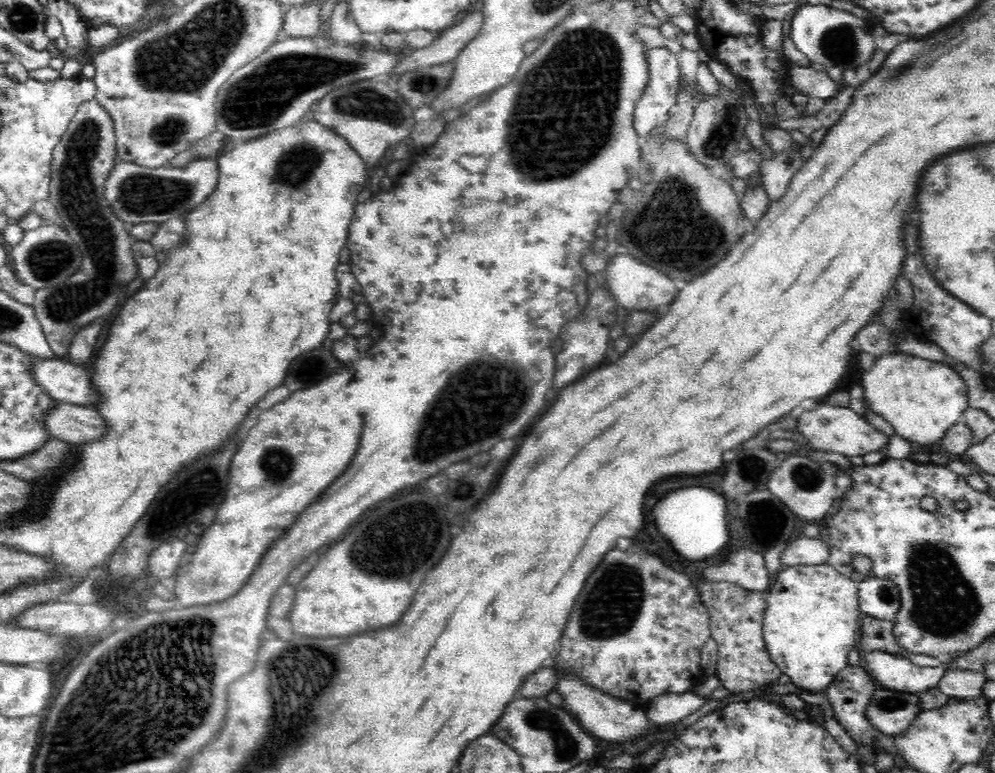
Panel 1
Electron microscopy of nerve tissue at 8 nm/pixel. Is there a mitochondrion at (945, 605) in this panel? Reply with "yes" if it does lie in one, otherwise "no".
yes

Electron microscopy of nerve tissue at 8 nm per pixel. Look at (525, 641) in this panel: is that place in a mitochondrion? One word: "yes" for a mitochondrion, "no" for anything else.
no

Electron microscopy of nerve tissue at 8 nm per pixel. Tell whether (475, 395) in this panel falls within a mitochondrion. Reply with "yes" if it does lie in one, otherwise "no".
yes

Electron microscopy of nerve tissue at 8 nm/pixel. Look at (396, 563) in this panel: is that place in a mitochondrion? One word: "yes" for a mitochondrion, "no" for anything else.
yes

